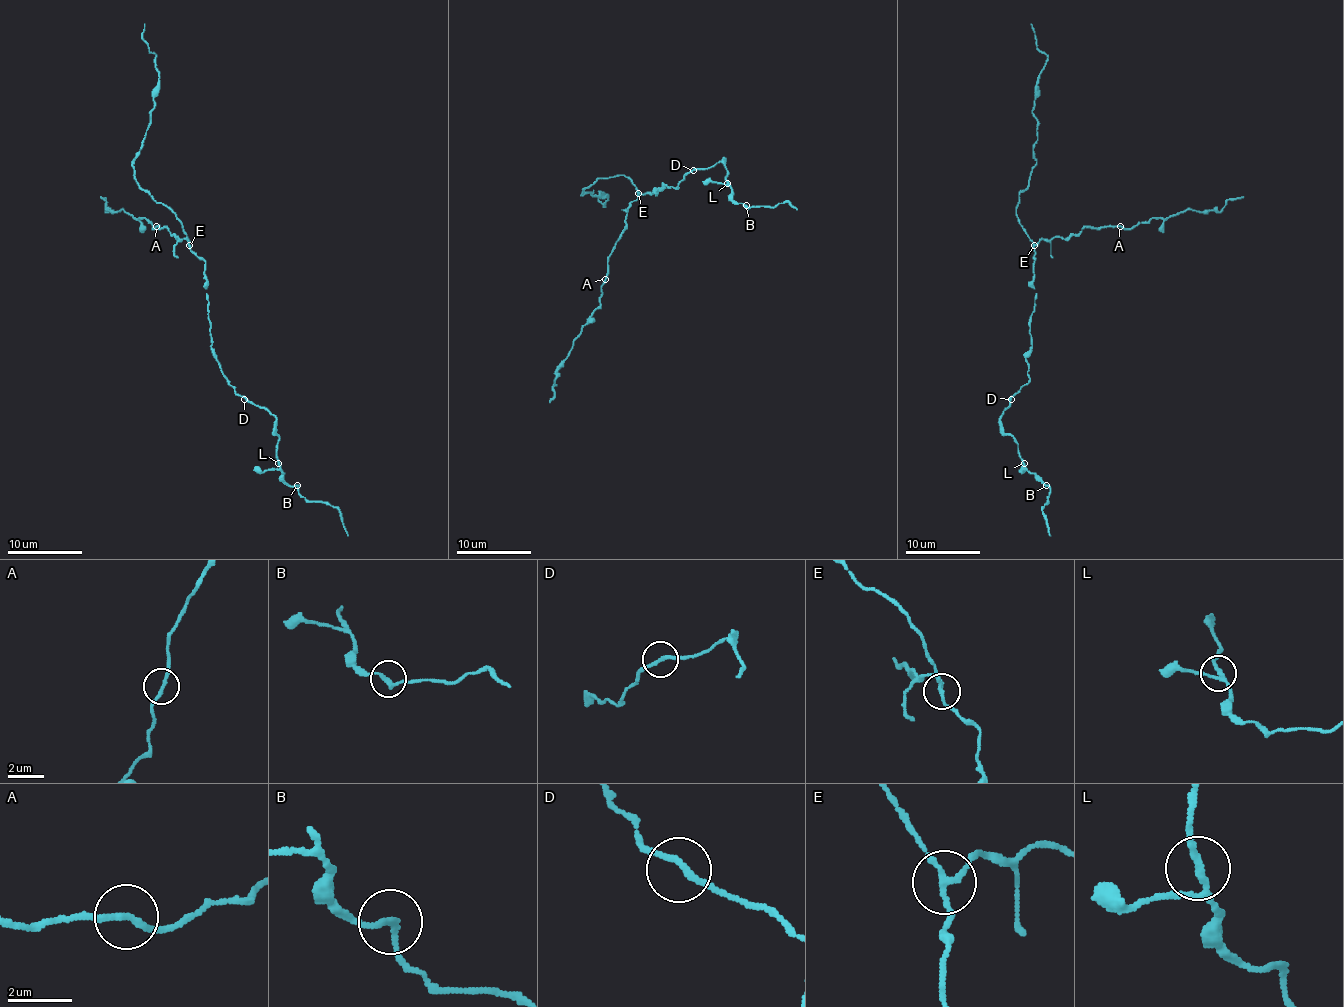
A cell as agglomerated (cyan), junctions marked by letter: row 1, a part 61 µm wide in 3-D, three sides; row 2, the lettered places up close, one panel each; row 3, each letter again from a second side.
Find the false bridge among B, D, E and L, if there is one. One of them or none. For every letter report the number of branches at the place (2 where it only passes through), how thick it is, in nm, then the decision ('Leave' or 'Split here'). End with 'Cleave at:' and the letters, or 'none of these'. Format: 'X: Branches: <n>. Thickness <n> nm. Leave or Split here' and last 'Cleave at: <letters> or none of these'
B: Branches: 2. Thickness 200 nm. Leave
D: Branches: 2. Thickness 190 nm. Leave
E: Branches: 3. Thickness 170 nm. Split here
L: Branches: 3. Thickness 150 nm. Leave
Cleave at: E

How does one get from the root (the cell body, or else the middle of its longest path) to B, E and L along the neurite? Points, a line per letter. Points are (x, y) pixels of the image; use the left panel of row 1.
B: (208, 301), (210, 350), (220, 371), (239, 395), (276, 419), (278, 466), (282, 478), (297, 485)
E: (208, 301), (205, 262), (190, 245)
L: (208, 301), (210, 350), (222, 374), (235, 391), (265, 408), (276, 419), (278, 463)

